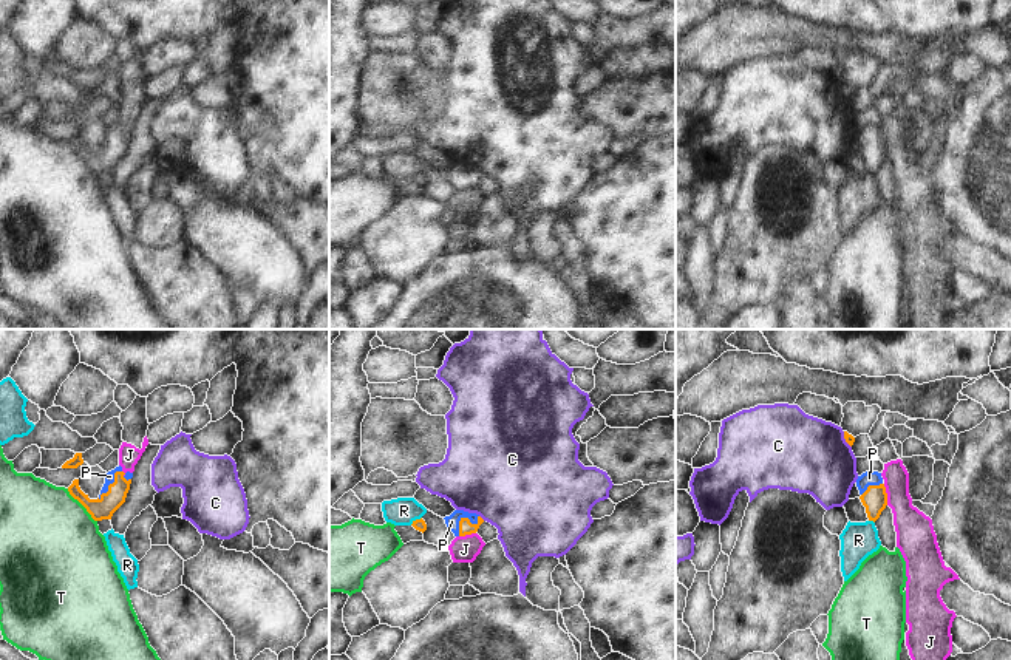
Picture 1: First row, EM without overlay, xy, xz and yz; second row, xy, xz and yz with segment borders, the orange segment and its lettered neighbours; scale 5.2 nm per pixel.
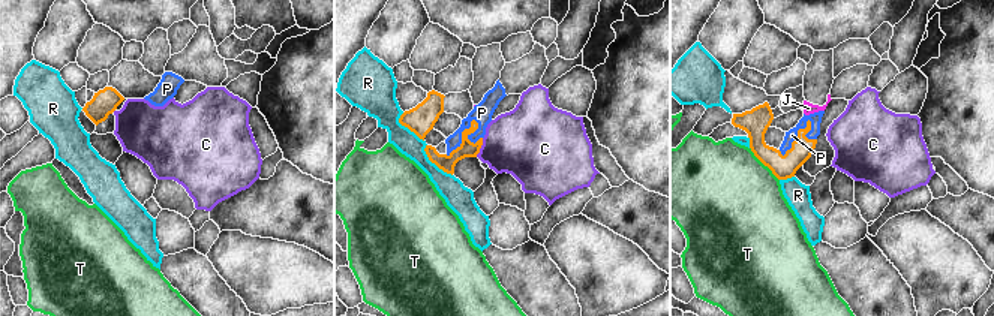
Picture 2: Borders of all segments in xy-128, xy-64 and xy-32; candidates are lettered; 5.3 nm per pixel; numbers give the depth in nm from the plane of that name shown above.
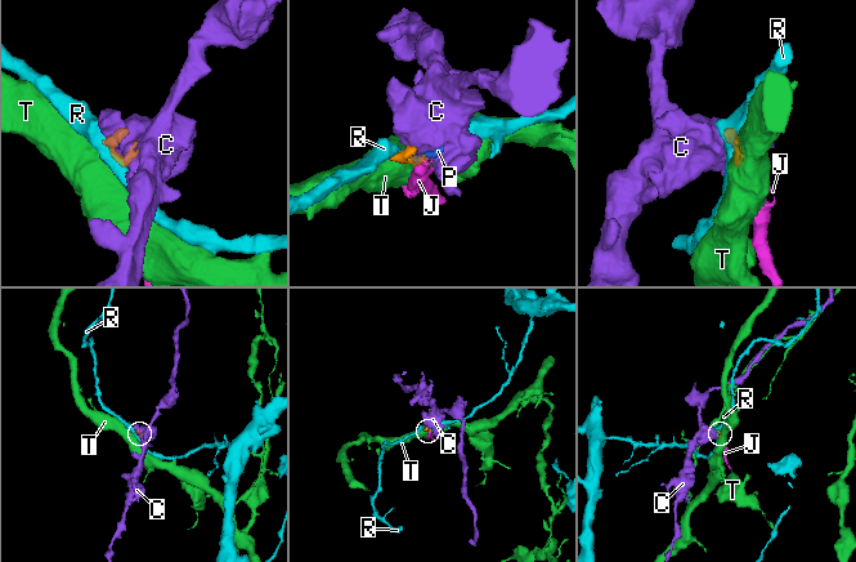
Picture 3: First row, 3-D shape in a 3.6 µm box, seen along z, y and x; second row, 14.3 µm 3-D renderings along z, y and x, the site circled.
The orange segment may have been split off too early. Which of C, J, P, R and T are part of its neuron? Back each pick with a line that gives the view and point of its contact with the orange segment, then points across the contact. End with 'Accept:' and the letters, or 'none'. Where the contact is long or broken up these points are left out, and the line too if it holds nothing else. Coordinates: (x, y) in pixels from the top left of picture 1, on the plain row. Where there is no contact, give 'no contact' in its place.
P: xz (464, 172) | across xz (466, 181), (464, 172), (452, 175)
Accept: P

